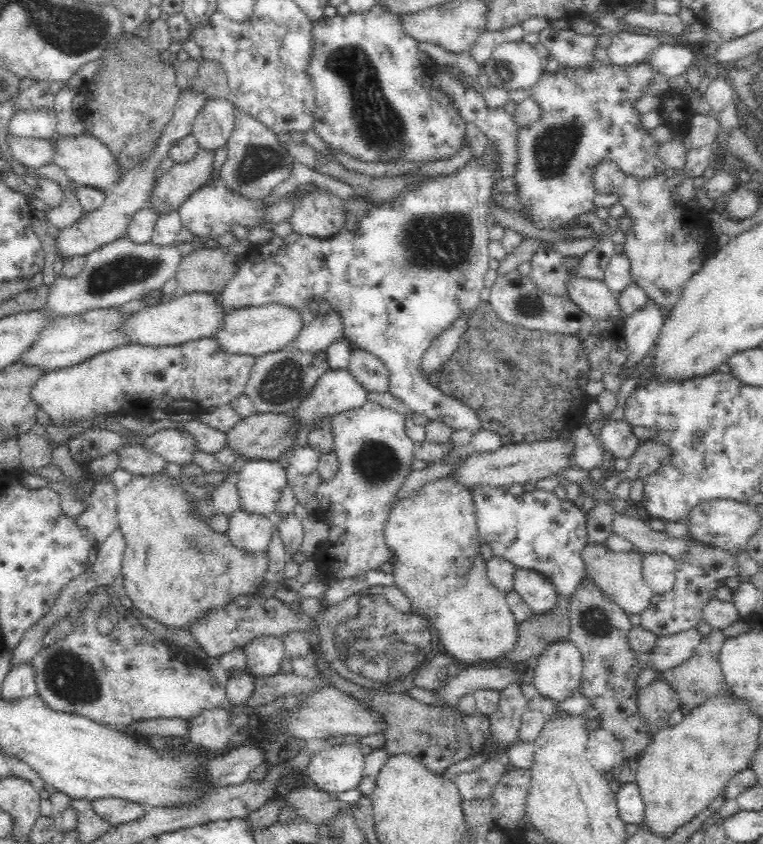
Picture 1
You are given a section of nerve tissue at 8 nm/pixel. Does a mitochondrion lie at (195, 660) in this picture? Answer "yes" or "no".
no

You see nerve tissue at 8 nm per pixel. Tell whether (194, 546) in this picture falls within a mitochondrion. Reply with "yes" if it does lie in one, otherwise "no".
yes

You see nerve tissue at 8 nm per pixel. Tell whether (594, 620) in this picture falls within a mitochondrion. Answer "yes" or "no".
yes

